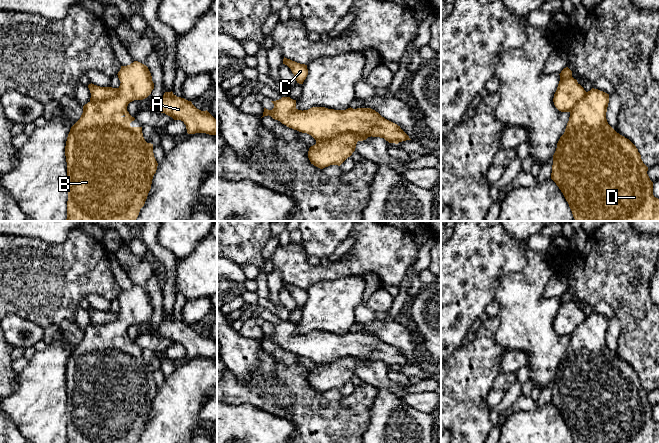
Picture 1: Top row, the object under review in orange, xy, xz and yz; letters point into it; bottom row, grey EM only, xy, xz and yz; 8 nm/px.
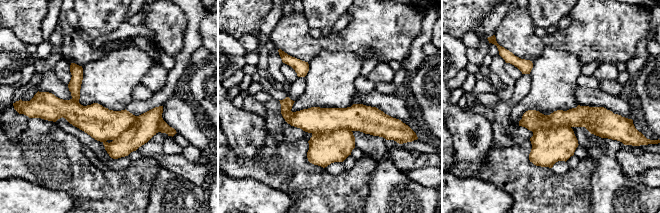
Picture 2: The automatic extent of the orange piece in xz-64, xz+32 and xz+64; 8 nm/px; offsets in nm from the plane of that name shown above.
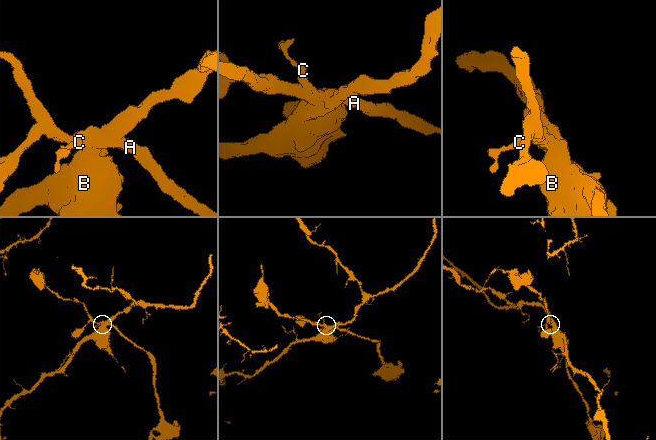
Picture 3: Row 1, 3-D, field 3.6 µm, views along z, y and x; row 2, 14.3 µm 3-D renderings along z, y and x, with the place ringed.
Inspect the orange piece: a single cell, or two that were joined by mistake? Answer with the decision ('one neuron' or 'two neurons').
two neurons

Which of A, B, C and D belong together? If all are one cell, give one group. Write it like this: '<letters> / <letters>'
A / B C D

